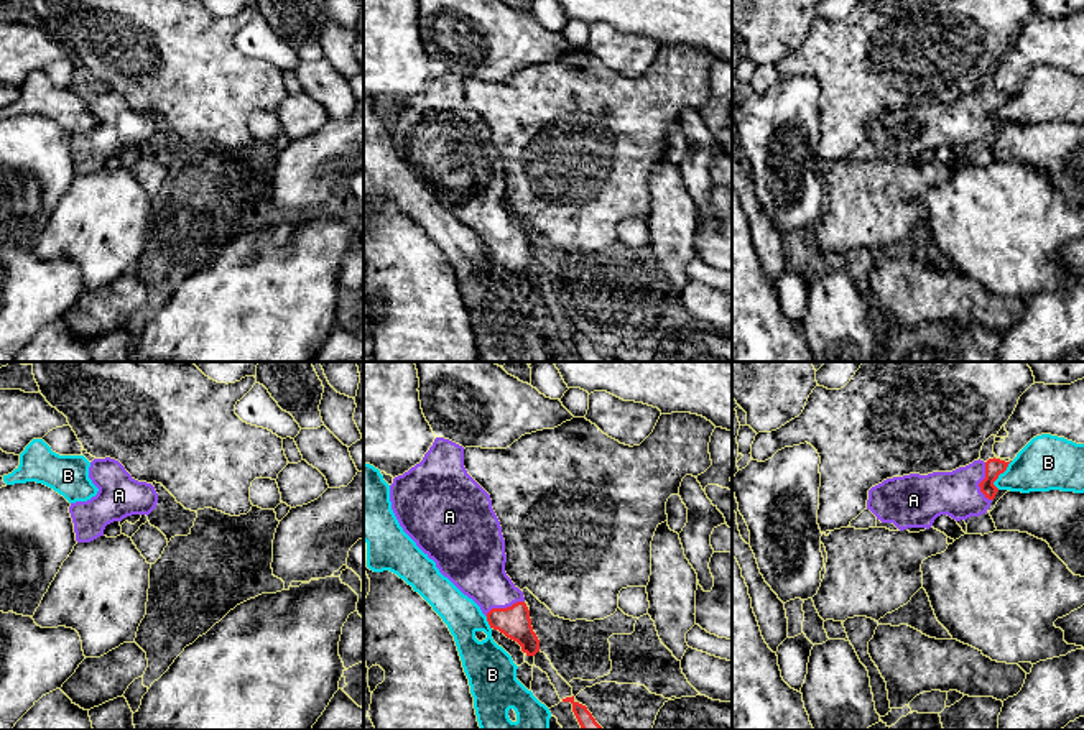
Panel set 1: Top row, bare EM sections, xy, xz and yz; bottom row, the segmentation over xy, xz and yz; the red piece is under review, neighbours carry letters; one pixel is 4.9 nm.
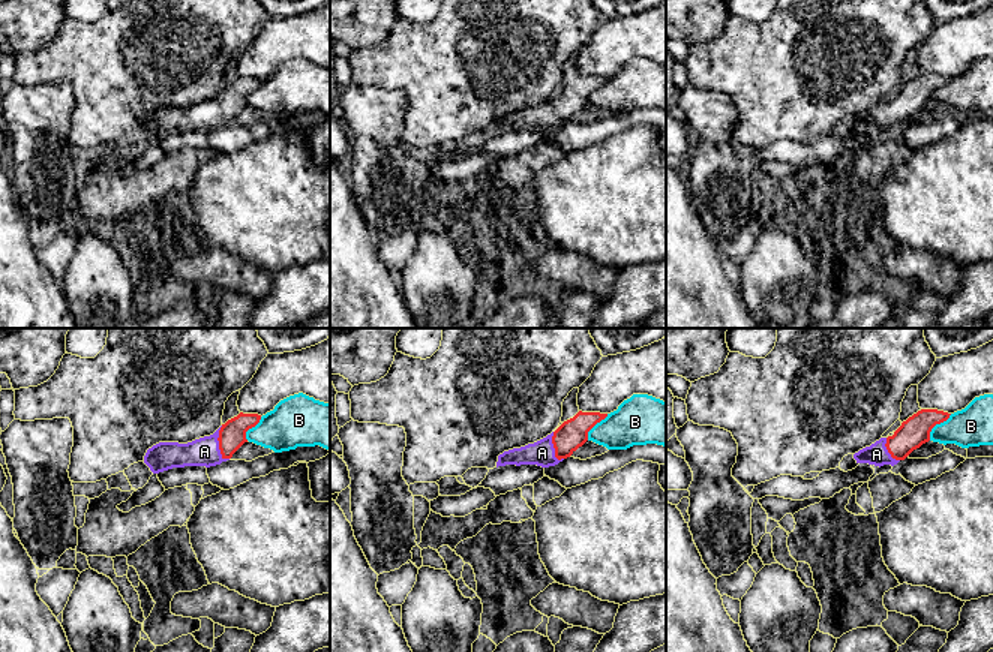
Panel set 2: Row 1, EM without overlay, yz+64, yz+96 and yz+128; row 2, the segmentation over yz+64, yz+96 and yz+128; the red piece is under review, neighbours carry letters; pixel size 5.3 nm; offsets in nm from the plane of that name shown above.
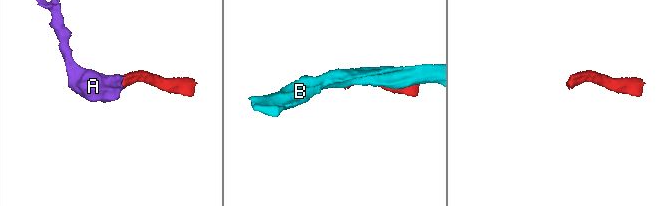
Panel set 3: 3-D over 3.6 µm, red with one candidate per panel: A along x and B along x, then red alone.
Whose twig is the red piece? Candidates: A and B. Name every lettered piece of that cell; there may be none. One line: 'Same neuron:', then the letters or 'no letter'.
Same neuron: A

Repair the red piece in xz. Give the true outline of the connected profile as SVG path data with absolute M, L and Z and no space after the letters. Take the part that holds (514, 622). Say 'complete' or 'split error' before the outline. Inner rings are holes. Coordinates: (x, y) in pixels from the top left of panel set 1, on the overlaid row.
split error; M436 437L423 460L390 485L391 510L403 531L487 617L490 628L517 641L526 656L540 651L523 592L505 572L505 539L490 495L467 474L464 447Z

